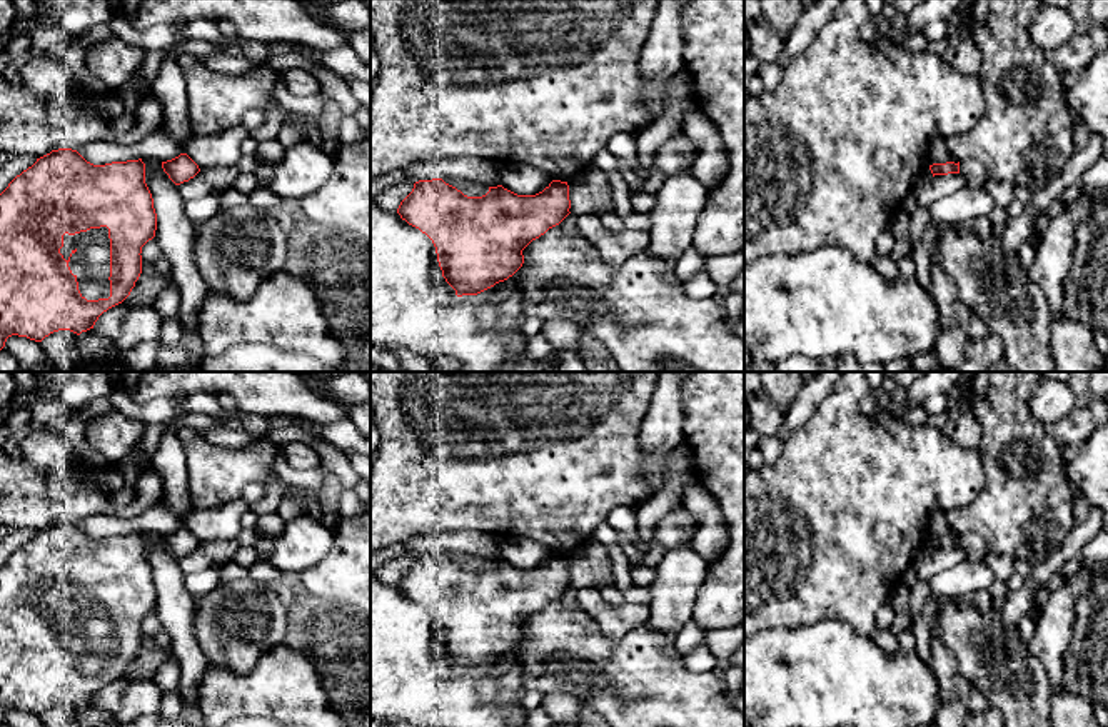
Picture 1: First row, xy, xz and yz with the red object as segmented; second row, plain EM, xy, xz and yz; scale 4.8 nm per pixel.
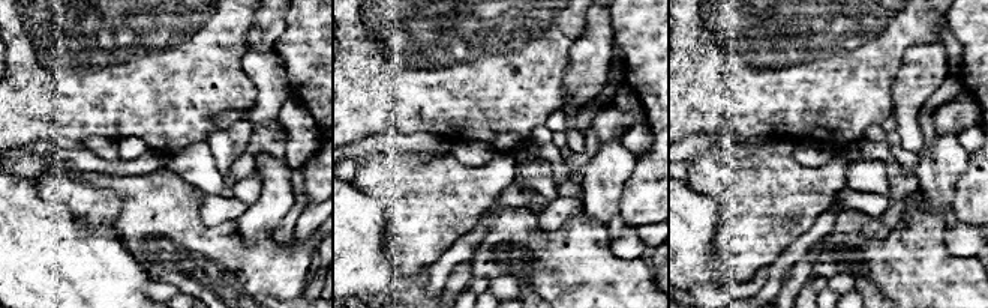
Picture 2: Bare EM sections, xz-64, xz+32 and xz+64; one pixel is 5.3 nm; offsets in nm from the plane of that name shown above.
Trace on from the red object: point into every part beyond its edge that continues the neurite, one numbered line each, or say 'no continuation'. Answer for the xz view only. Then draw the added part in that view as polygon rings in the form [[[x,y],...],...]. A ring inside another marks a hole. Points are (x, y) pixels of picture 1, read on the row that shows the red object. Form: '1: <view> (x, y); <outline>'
no continuation

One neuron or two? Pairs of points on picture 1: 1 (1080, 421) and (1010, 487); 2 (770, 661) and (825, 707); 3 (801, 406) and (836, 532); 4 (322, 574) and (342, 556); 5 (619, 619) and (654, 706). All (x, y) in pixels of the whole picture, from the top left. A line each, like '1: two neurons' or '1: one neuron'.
1: two neurons
2: one neuron
3: two neurons
4: one neuron
5: two neurons

